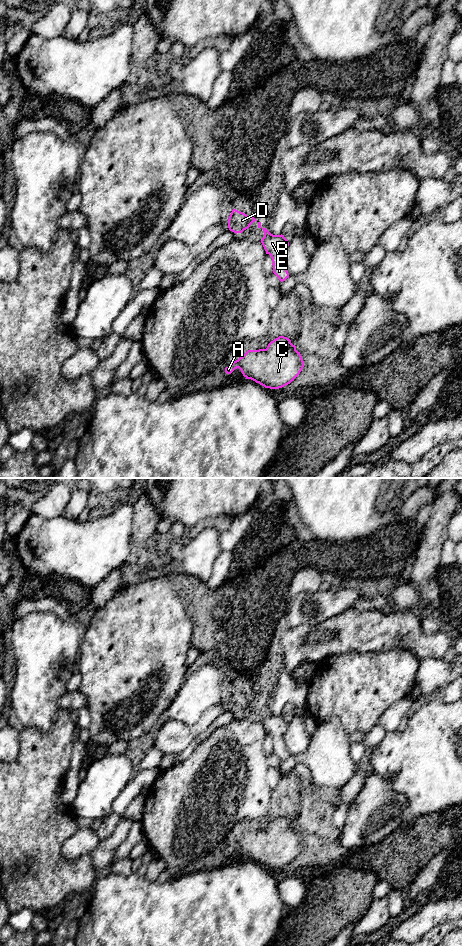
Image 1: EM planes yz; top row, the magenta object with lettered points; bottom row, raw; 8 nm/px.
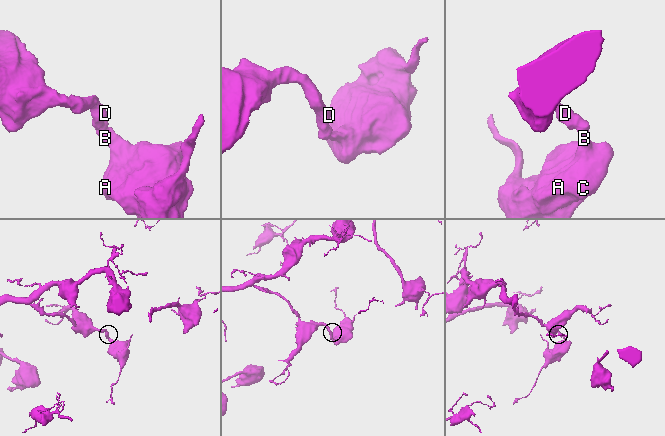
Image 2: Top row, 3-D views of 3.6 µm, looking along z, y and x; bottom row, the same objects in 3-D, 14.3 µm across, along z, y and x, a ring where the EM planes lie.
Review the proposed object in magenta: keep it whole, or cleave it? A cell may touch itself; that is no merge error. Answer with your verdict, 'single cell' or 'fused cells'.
single cell

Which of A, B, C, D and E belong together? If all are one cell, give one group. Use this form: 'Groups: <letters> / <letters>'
Groups: A B C D E

